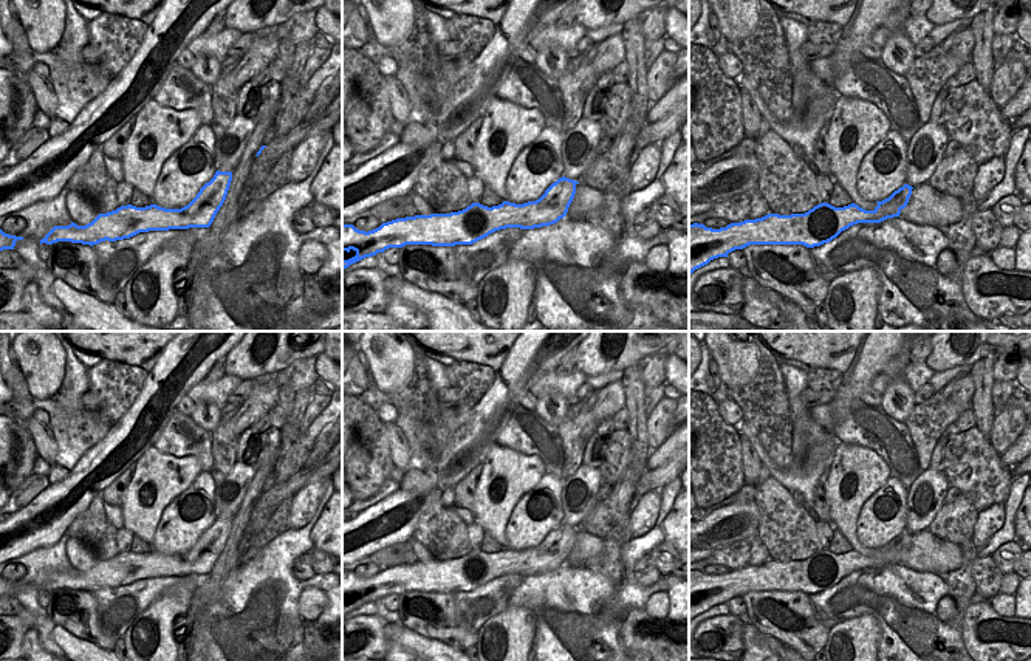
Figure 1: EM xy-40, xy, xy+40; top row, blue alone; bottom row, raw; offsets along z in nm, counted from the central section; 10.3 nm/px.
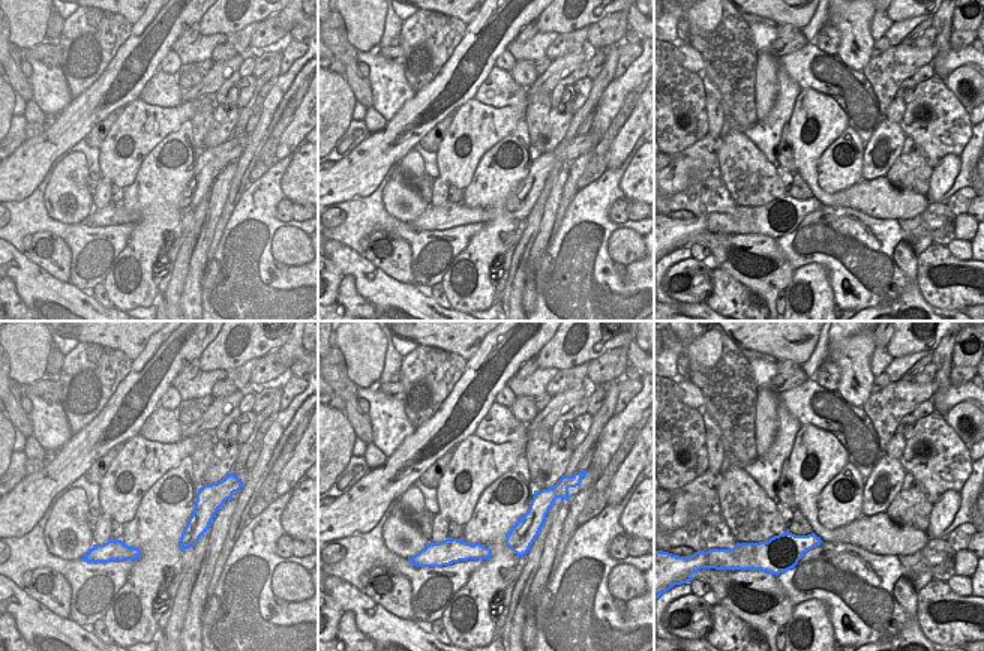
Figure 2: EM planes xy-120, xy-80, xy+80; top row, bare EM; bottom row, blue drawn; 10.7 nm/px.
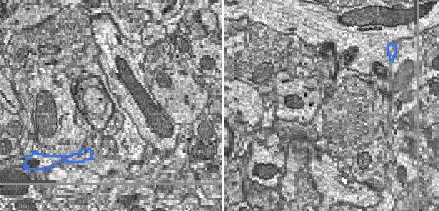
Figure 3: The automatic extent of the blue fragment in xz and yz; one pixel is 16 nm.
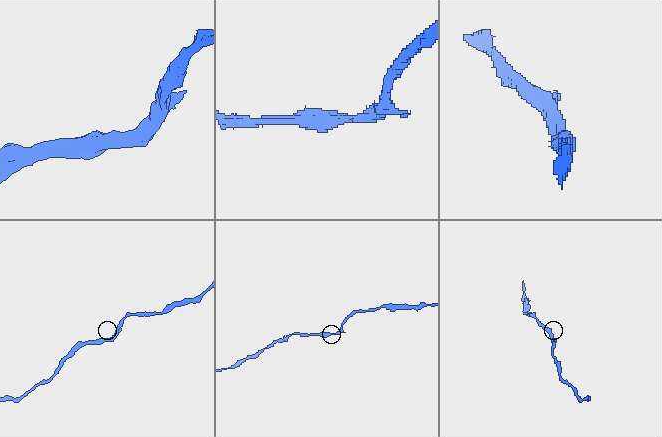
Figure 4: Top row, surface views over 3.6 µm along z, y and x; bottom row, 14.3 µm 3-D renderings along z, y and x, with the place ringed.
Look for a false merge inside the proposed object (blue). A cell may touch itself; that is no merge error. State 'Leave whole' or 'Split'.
Leave whole.

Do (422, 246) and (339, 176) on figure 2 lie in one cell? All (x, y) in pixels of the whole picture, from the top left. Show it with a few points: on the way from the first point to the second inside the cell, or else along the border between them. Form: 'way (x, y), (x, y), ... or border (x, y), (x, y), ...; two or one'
border (387, 171), (380, 185), (368, 195), (333, 204); two

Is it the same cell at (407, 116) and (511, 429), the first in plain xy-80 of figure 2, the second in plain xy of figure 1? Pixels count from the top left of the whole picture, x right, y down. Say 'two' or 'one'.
two

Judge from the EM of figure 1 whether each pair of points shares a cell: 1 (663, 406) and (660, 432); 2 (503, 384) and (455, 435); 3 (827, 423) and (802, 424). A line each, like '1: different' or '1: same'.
1: same
2: same
3: different

